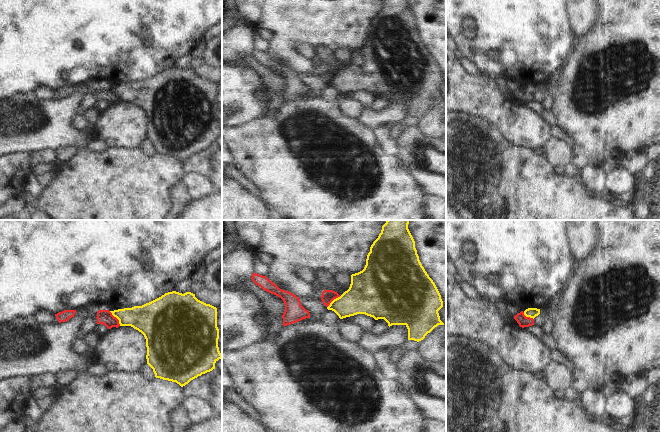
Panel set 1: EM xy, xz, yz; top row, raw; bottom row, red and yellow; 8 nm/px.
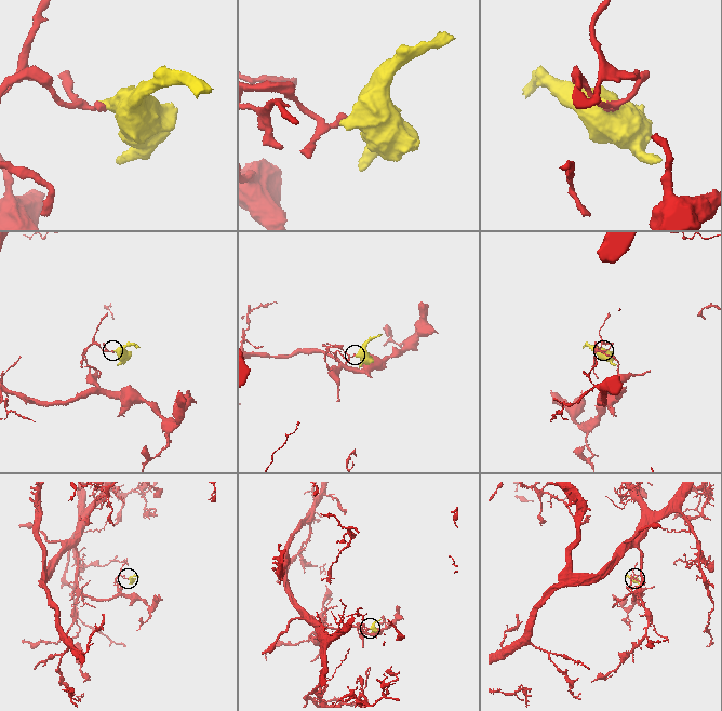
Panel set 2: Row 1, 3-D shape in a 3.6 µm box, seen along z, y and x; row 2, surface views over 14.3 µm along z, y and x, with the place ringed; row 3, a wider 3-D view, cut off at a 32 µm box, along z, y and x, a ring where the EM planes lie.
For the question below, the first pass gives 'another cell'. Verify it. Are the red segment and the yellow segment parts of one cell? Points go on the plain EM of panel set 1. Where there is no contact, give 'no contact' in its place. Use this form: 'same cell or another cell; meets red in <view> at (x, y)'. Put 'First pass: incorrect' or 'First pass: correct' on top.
First pass: correct
another cell; meets red in xy at (116, 94)

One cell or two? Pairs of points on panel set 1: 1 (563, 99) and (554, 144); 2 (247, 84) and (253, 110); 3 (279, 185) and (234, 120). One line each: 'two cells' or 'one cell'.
1: two cells
2: one cell
3: two cells

